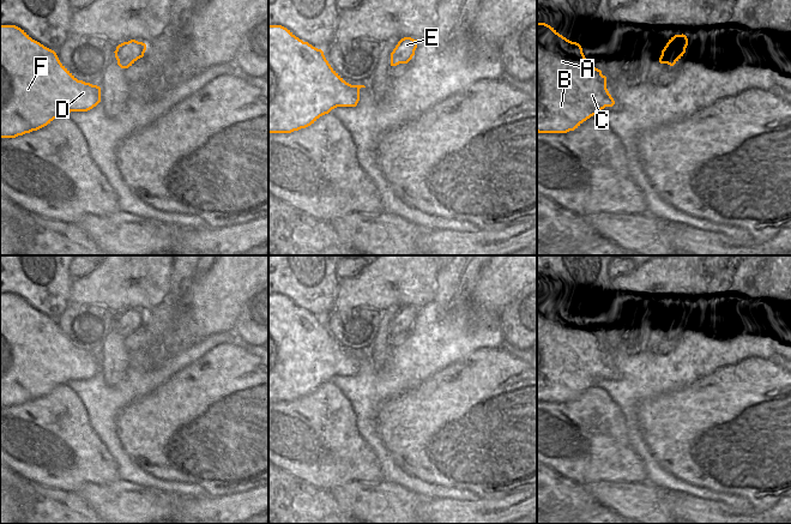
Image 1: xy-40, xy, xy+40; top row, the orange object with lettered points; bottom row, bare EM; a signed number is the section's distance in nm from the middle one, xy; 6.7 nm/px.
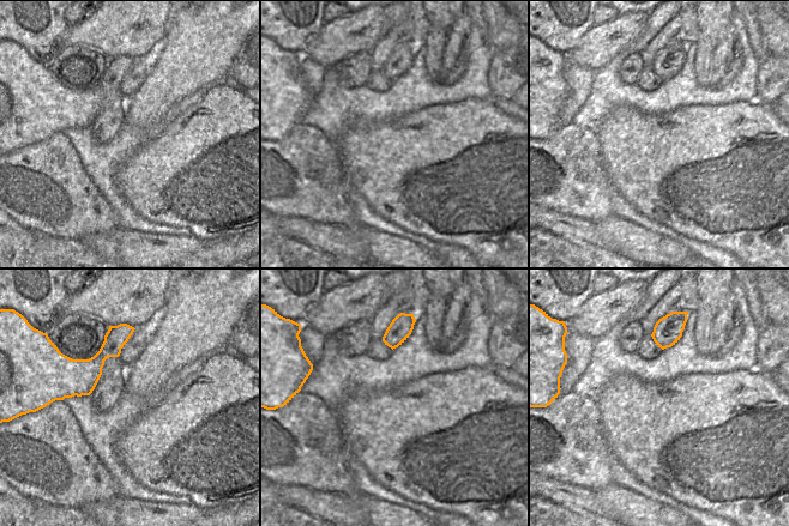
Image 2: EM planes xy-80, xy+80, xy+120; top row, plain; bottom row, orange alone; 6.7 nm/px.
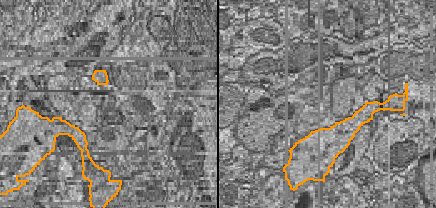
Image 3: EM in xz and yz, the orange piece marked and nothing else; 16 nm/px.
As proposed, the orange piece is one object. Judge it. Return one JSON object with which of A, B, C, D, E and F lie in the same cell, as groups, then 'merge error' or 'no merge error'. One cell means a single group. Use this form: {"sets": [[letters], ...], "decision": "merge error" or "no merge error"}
{"sets": [["A", "B", "C", "D", "E", "F"]], "decision": "no merge error"}

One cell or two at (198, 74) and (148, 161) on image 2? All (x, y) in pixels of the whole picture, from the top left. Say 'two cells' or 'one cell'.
two cells

